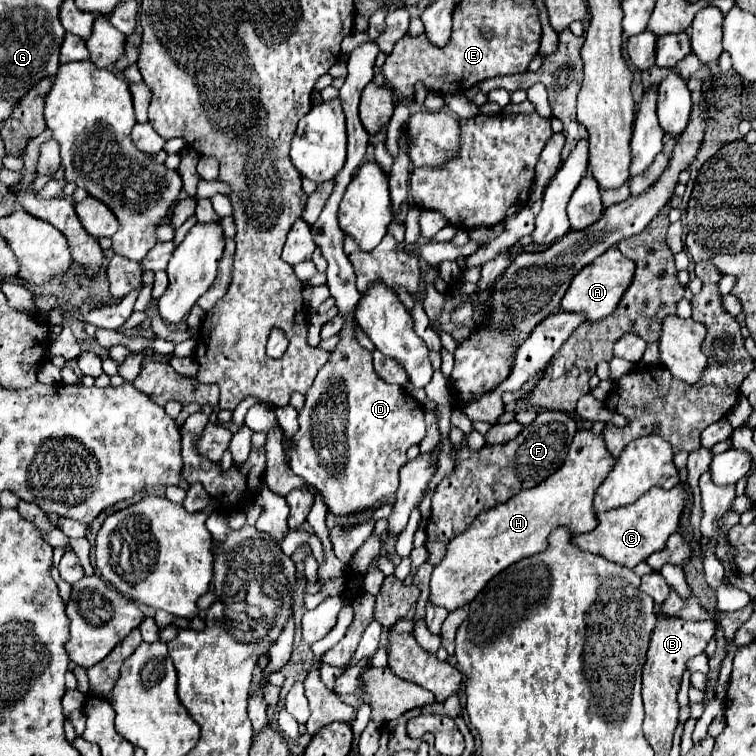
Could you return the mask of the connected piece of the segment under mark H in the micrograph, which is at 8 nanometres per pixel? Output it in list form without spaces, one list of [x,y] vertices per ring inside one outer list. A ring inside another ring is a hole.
[[[580,429],[574,435],[564,465],[544,479],[538,487],[520,491],[506,503],[484,511],[474,523],[460,535],[456,535],[448,547],[440,565],[434,567],[430,579],[430,603],[448,611],[460,609],[470,603],[482,587],[500,571],[512,563],[532,557],[548,547],[548,535],[554,527],[566,525],[572,533],[586,533],[598,525],[594,511],[594,491],[614,469],[616,459],[604,445],[604,435],[596,435],[590,429]]]

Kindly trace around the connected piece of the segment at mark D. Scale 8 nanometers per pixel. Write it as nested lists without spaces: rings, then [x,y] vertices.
[[[384,8],[378,9],[370,17],[370,25],[366,29],[368,41],[364,41],[350,53],[346,83],[342,85],[338,95],[346,113],[348,155],[342,171],[338,171],[338,175],[334,177],[334,191],[328,197],[322,215],[312,225],[312,237],[314,243],[320,247],[324,259],[328,261],[326,285],[330,289],[330,295],[336,299],[338,315],[342,315],[346,321],[342,325],[336,349],[330,353],[330,359],[326,361],[322,371],[318,371],[310,391],[306,391],[304,395],[304,407],[298,411],[300,429],[294,435],[290,451],[292,471],[320,491],[328,511],[336,517],[358,515],[376,507],[378,501],[386,499],[388,495],[396,493],[398,471],[406,463],[408,447],[420,443],[426,435],[422,405],[414,397],[410,397],[404,387],[394,387],[382,381],[372,367],[372,353],[356,341],[354,309],[360,301],[360,295],[356,289],[354,269],[350,267],[350,261],[342,251],[344,233],[338,227],[340,199],[352,179],[352,173],[362,165],[368,145],[368,133],[358,119],[358,101],[362,89],[374,77],[374,63],[380,55],[376,39],[386,27],[384,17]]]

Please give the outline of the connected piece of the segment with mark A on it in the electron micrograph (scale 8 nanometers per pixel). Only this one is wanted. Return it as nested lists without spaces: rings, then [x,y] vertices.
[[[612,247],[604,255],[594,259],[590,265],[586,265],[572,279],[560,307],[562,307],[562,311],[584,313],[588,317],[588,321],[600,321],[606,315],[614,313],[622,295],[626,293],[626,287],[632,283],[632,277],[634,277],[634,263],[630,259],[626,259],[616,247]]]

